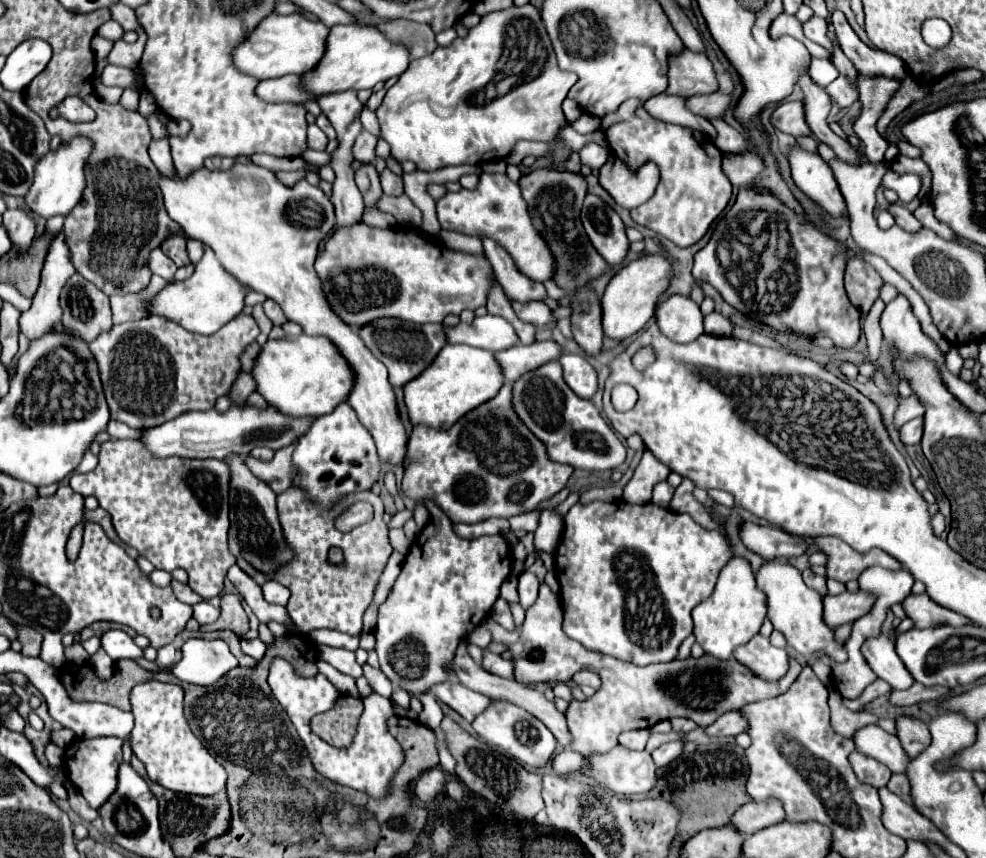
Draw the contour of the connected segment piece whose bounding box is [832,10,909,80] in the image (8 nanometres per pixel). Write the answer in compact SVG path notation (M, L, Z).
M834 10L832 20L834 20L834 26L836 26L840 48L852 60L858 74L884 76L898 80L909 75L904 62L898 60L894 54L888 54L886 50L870 48L868 44L864 44L858 38L858 34L852 30L852 26L848 24L846 16L840 10Z

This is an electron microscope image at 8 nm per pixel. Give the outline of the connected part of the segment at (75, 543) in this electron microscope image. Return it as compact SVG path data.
M80 523L72 529L69 535L66 544L66 555L69 560L74 561L78 556L78 553L82 546L83 530L84 523Z

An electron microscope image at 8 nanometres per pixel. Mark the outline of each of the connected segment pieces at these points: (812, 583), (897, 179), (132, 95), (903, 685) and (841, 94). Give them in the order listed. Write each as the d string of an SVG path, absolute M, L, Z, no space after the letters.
M804 570L804 572L802 572L802 576L804 576L804 582L806 582L812 590L816 590L820 596L826 596L826 594L828 594L828 588L826 588L826 578L824 578L824 576L814 574L812 570Z
M888 170L886 176L882 178L882 186L894 190L898 194L898 200L908 204L916 198L916 194L920 190L920 178L916 174L896 174L896 172Z
M124 90L122 98L120 98L120 106L128 108L128 110L136 110L138 108L138 98L140 98L140 92L136 92L136 90Z
M886 636L868 638L868 642L864 642L862 646L862 654L876 676L886 680L894 690L906 690L914 684L912 674L908 674L904 662L894 650L894 644Z
M842 75L826 86L826 92L828 92L830 98L832 98L838 106L842 106L842 108L846 108L846 106L850 106L852 102L858 100L856 88L851 85L847 77Z

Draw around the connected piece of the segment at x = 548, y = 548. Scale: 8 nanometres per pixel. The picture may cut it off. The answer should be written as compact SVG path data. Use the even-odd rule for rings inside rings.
M544 510L540 516L540 526L534 536L534 548L542 552L554 552L562 534L562 516L552 510Z

